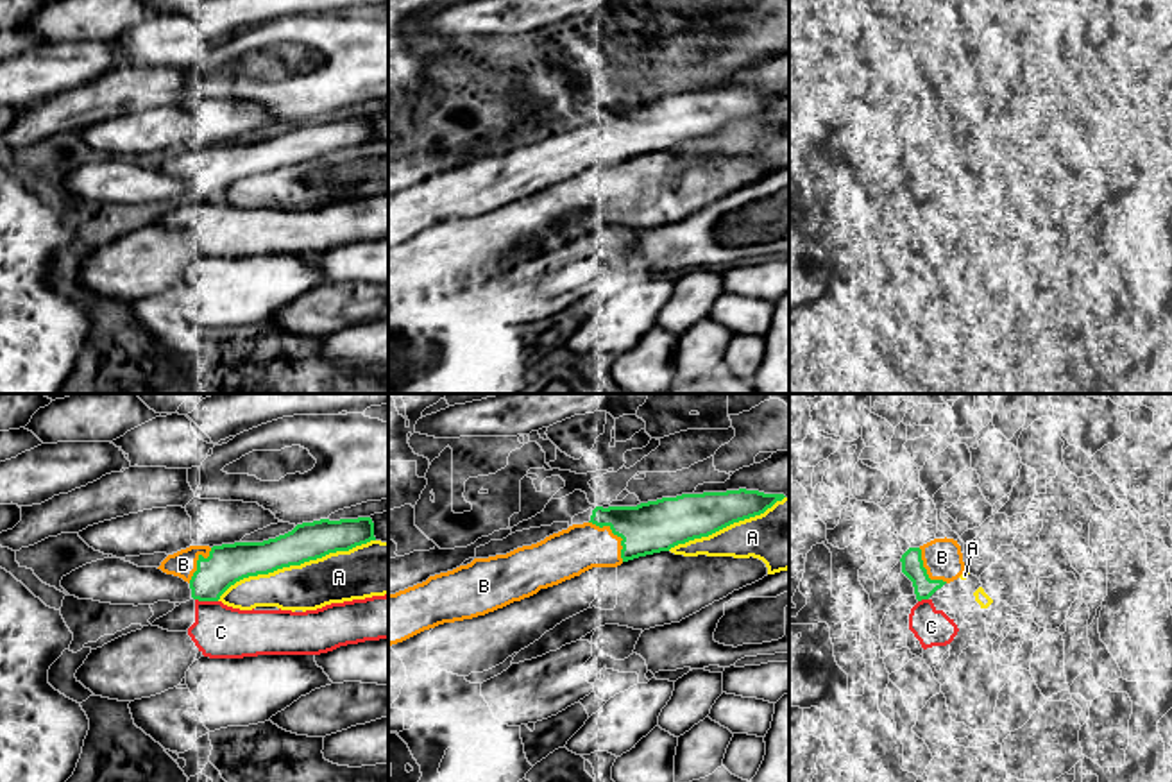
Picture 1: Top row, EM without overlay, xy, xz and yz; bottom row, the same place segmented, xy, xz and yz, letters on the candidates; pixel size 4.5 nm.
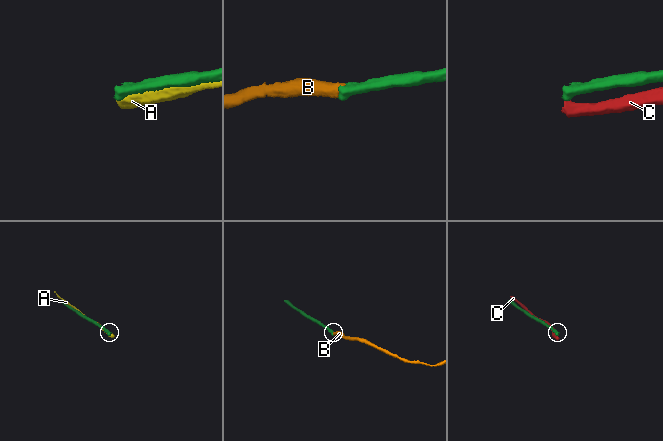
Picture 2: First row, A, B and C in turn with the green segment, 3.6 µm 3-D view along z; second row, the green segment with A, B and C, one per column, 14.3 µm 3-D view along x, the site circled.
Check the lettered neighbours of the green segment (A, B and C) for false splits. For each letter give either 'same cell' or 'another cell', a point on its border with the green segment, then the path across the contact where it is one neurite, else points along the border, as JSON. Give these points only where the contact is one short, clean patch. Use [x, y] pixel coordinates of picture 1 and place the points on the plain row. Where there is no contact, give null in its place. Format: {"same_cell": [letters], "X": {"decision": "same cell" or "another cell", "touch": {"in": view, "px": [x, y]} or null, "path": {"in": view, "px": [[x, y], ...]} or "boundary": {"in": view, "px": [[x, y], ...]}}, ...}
{"same_cell": [], "A": {"decision": "another cell", "touch": {"in": "xy", "px": [296, 163]}}, "B": {"decision": "another cell", "touch": {"in": "xz", "px": [616, 133]}}, "C": {"decision": "another cell", "touch": {"in": "xy", "px": [206, 199]}}}

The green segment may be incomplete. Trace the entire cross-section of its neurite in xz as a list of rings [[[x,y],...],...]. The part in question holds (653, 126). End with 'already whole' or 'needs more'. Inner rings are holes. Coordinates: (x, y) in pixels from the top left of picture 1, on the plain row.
[[[726,89],[682,93],[637,106],[596,106],[592,123],[608,125],[621,136],[623,161],[669,150],[678,143],[709,136],[734,122],[755,116],[782,100],[784,93]]]; already whole

